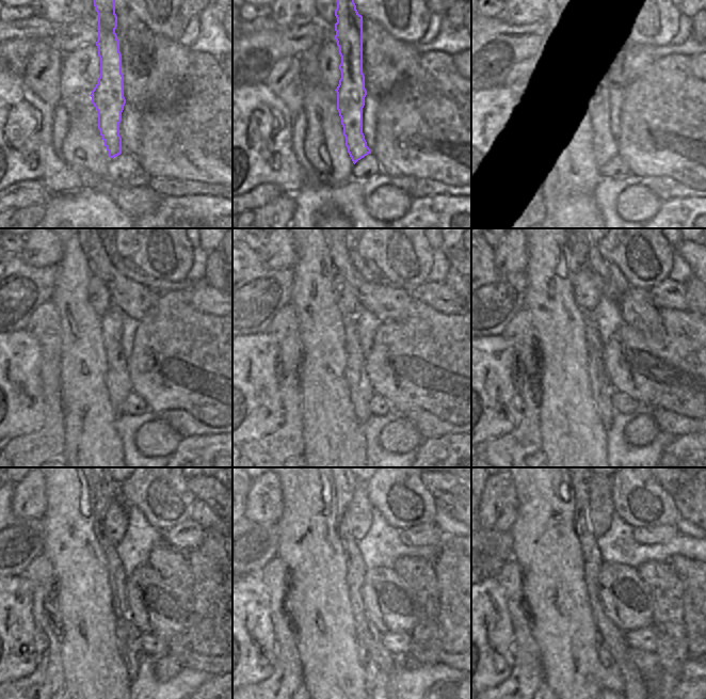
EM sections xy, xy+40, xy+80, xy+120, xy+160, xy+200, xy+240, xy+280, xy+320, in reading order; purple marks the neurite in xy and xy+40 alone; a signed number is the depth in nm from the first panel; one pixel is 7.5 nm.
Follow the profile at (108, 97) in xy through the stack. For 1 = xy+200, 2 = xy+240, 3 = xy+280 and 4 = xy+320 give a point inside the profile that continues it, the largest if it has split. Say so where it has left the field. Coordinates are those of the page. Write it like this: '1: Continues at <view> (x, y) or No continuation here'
1: Continues at xy+200 (602, 391)
2: Continues at xy+240 (127, 651)
3: Continues at xy+280 (366, 660)
4: Continues at xy+320 (613, 681).

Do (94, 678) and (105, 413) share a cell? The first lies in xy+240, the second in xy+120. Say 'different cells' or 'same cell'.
same cell

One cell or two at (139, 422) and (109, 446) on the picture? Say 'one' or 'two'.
two

